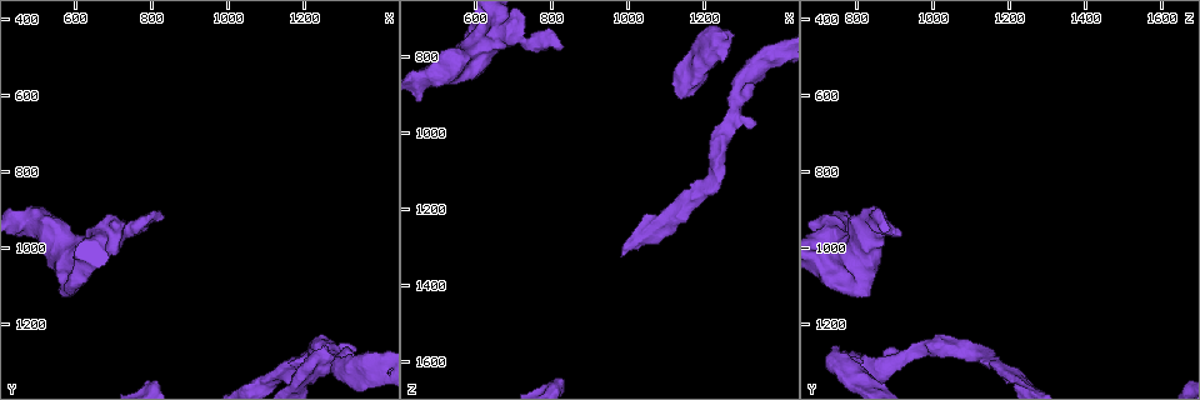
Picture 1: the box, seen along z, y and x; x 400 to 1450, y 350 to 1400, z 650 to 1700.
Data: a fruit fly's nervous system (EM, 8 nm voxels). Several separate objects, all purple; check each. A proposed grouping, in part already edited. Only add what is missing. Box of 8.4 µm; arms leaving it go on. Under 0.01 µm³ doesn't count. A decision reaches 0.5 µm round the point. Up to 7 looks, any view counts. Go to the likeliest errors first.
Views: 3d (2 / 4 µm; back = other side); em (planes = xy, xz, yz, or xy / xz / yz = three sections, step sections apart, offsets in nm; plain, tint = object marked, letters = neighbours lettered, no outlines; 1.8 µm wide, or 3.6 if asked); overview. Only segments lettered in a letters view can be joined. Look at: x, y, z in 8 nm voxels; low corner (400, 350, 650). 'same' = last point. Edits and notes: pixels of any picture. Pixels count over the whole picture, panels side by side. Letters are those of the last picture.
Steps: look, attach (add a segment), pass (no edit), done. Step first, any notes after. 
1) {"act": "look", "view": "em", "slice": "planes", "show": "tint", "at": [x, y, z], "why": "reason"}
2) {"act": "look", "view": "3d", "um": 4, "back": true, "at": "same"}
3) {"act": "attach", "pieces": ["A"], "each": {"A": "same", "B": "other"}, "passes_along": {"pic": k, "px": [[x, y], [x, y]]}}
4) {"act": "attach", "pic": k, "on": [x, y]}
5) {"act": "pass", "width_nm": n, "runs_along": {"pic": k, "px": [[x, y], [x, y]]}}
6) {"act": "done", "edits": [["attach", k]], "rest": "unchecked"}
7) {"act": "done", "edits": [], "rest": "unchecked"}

{"act": "look", "view": "3d", "um": 2, "at": [1250, 1265, 740]}

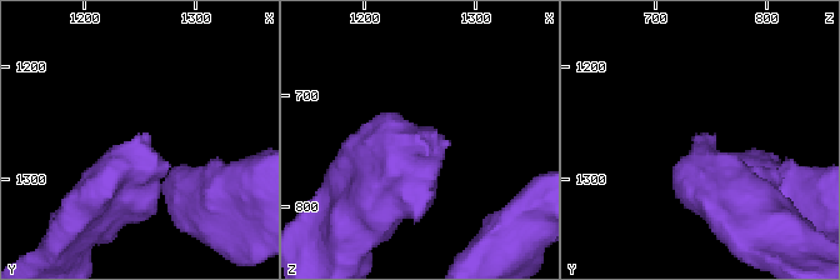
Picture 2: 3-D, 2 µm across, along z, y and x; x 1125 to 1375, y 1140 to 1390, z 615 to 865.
{"act": "look", "view": "em", "slice": "planes", "show": "letters", "at": [1254, 1258, 744]}

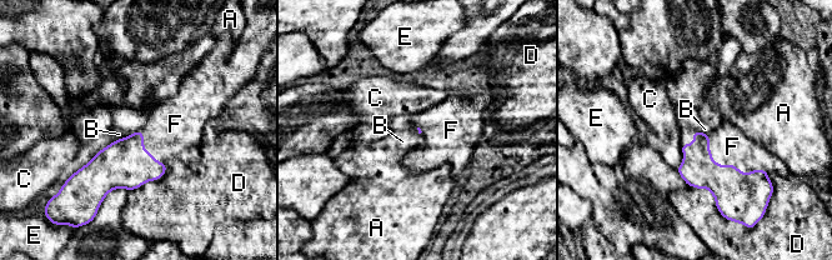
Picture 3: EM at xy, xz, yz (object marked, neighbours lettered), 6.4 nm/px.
{"act": "attach", "pieces": ["F"], "each": {"A": "other", "B": "other", "C": "other", "D": "other", "E": "other", "F": "same"}, "passes_along": {"pic": 3, "px": [[740, 198], [728, 165], [728, 145]]}, "found": "it goes on there"}

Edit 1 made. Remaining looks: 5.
{"act": "look", "view": "overview"}

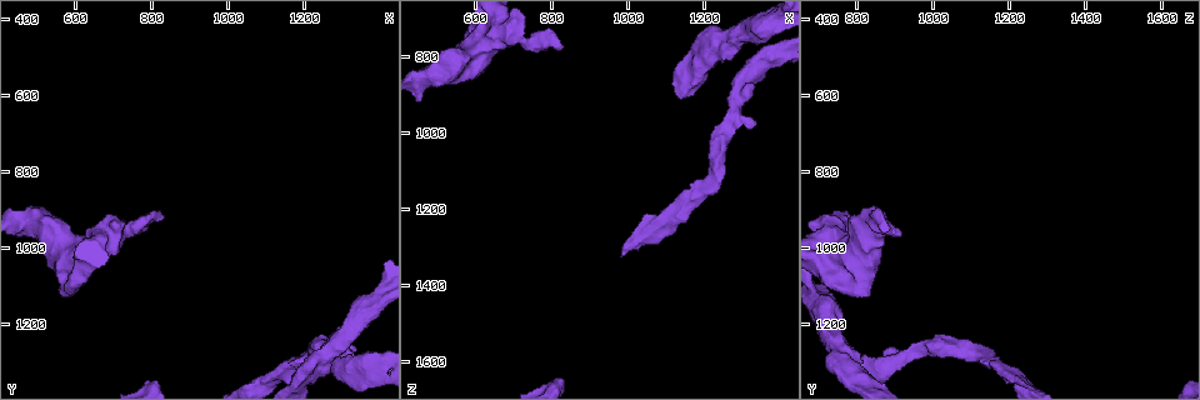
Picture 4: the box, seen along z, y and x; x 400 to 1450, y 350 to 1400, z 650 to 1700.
{"act": "look", "view": "em", "slice": "xy", "step": 16, "show": "tint", "at": [830, 915, 775], "why": "an open end"}

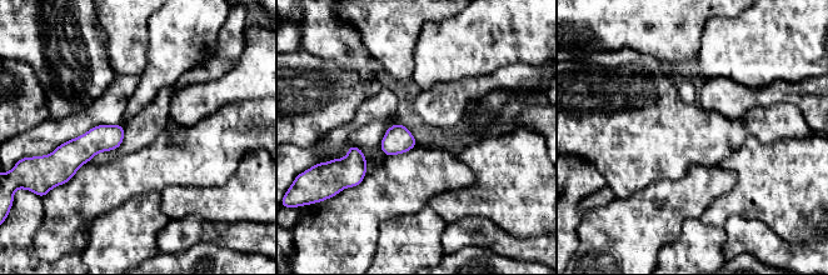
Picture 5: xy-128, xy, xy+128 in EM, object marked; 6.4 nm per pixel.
{"act": "look", "view": "em", "slice": "planes", "show": "letters", "at": "same", "why": "another direction"}

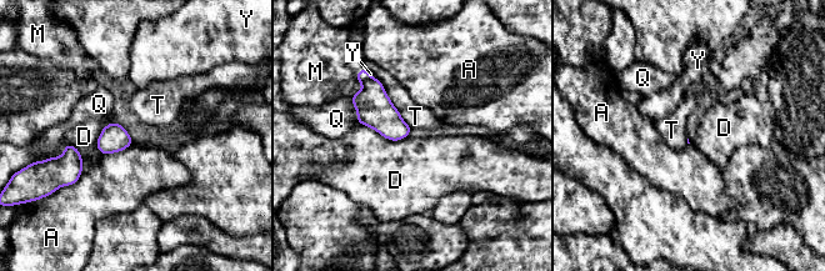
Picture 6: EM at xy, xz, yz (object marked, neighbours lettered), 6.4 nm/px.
{"act": "pass", "each": {"A": "other", "D": "other", "M": "other", "Q": "other", "T": "other", "Y": "other"}, "border": {"pic": 6, "px": [[49, 157], [71, 144], [83, 171]]}, "found": "none of them fits"}

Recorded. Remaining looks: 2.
{"act": "look", "view": "3d", "um": 4, "back": true, "at": [1315, 1260, 985], "why": "branch stops here"}

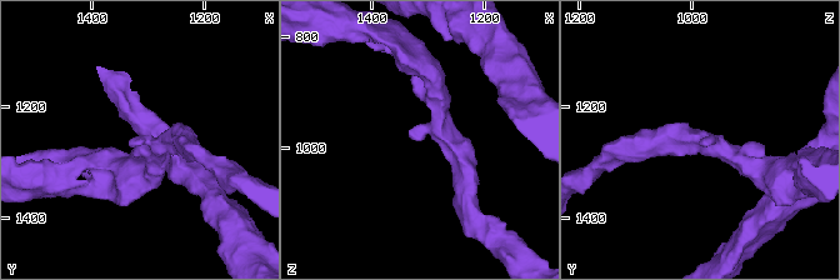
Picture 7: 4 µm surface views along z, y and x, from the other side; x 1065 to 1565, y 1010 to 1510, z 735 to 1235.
{"act": "look", "view": "em", "slice": "xz", "step": 4, "show": "letters", "at": [1310, 1265, 995], "arm_widths_nm": [260, 300]}

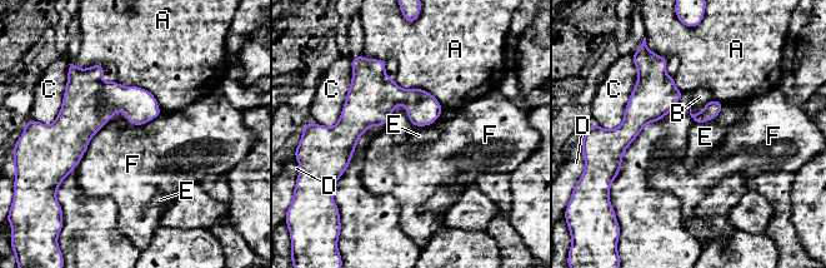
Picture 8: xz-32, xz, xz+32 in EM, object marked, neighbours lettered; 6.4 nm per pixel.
{"act": "pass", "each": {"A": "other", "B": "other", "C": "other", "D": "other", "E": "other", "F": "other"}, "border": {"pic": 8, "px": [[113, 115], [91, 138], [76, 165]]}, "found": "no lettered segment goes on from it"}

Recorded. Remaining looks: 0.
{"act": "done", "edits": [["attach", 3]], "rest": "unchecked"}

